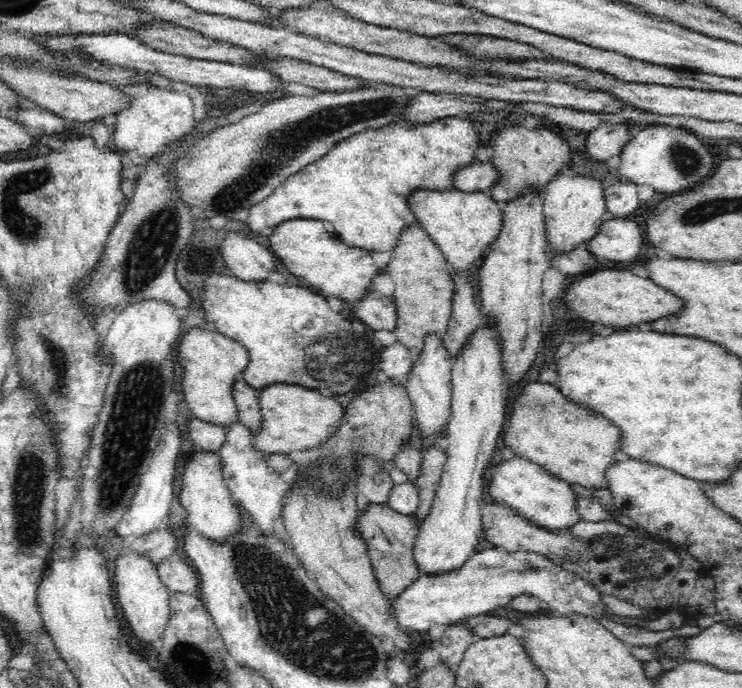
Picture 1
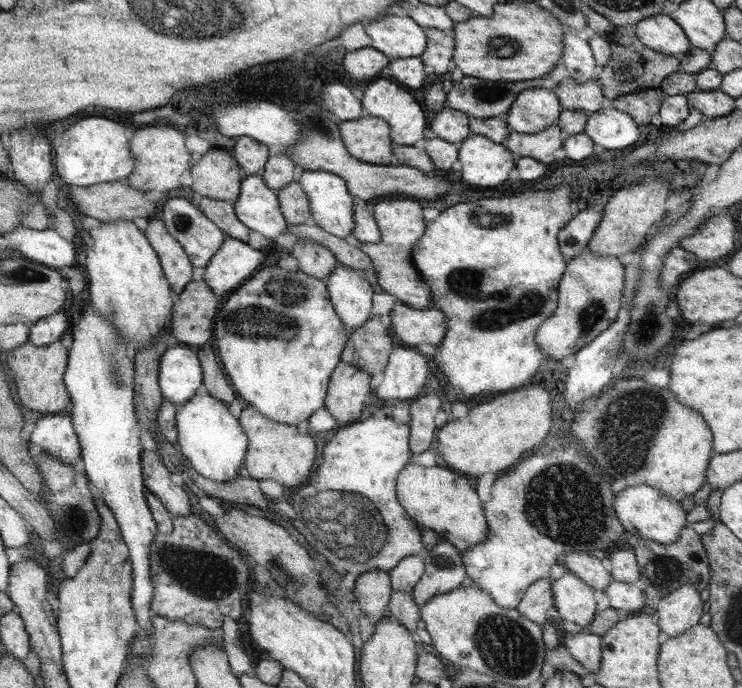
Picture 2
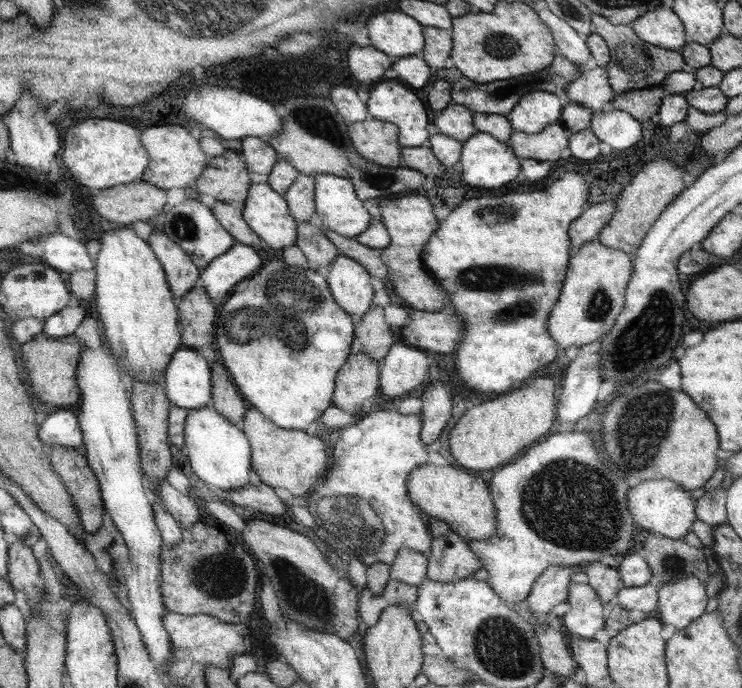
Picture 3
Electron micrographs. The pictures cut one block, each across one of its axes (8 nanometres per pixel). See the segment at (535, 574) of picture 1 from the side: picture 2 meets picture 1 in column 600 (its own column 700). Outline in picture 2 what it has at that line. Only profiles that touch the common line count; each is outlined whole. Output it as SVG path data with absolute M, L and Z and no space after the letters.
M684 584L662 598L653 613L658 614L661 631L674 638L696 627L702 612L704 604L698 588L694 584Z

